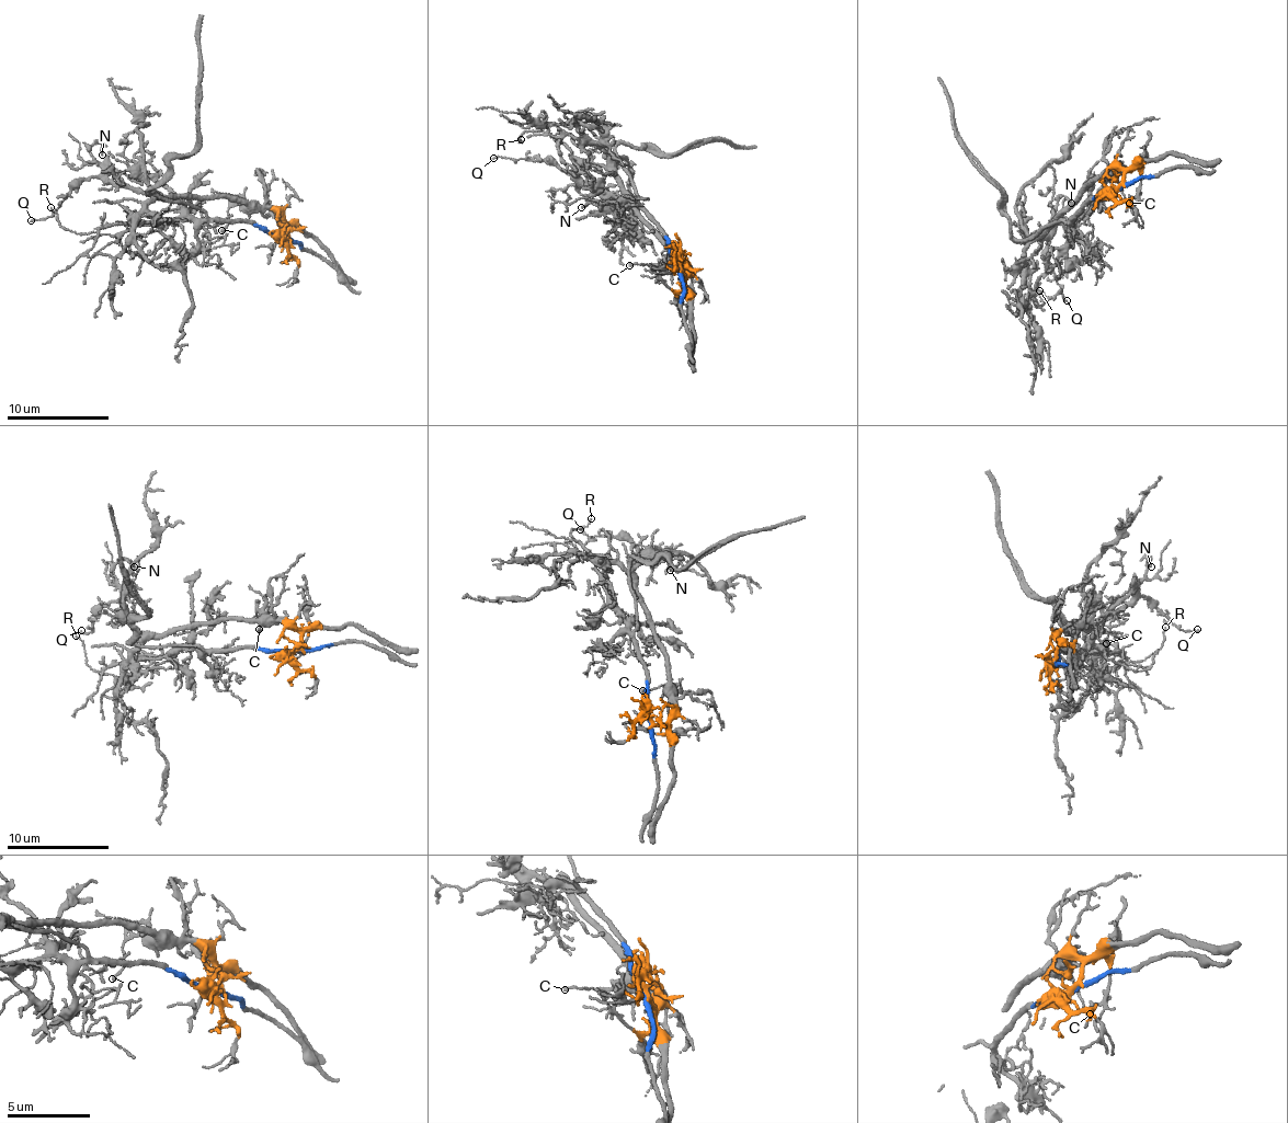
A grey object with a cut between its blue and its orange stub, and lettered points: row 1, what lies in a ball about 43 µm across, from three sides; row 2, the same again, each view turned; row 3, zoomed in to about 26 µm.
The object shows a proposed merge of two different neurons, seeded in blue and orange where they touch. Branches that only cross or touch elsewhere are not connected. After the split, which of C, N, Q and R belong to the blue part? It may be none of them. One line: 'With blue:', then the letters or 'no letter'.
With blue: R

